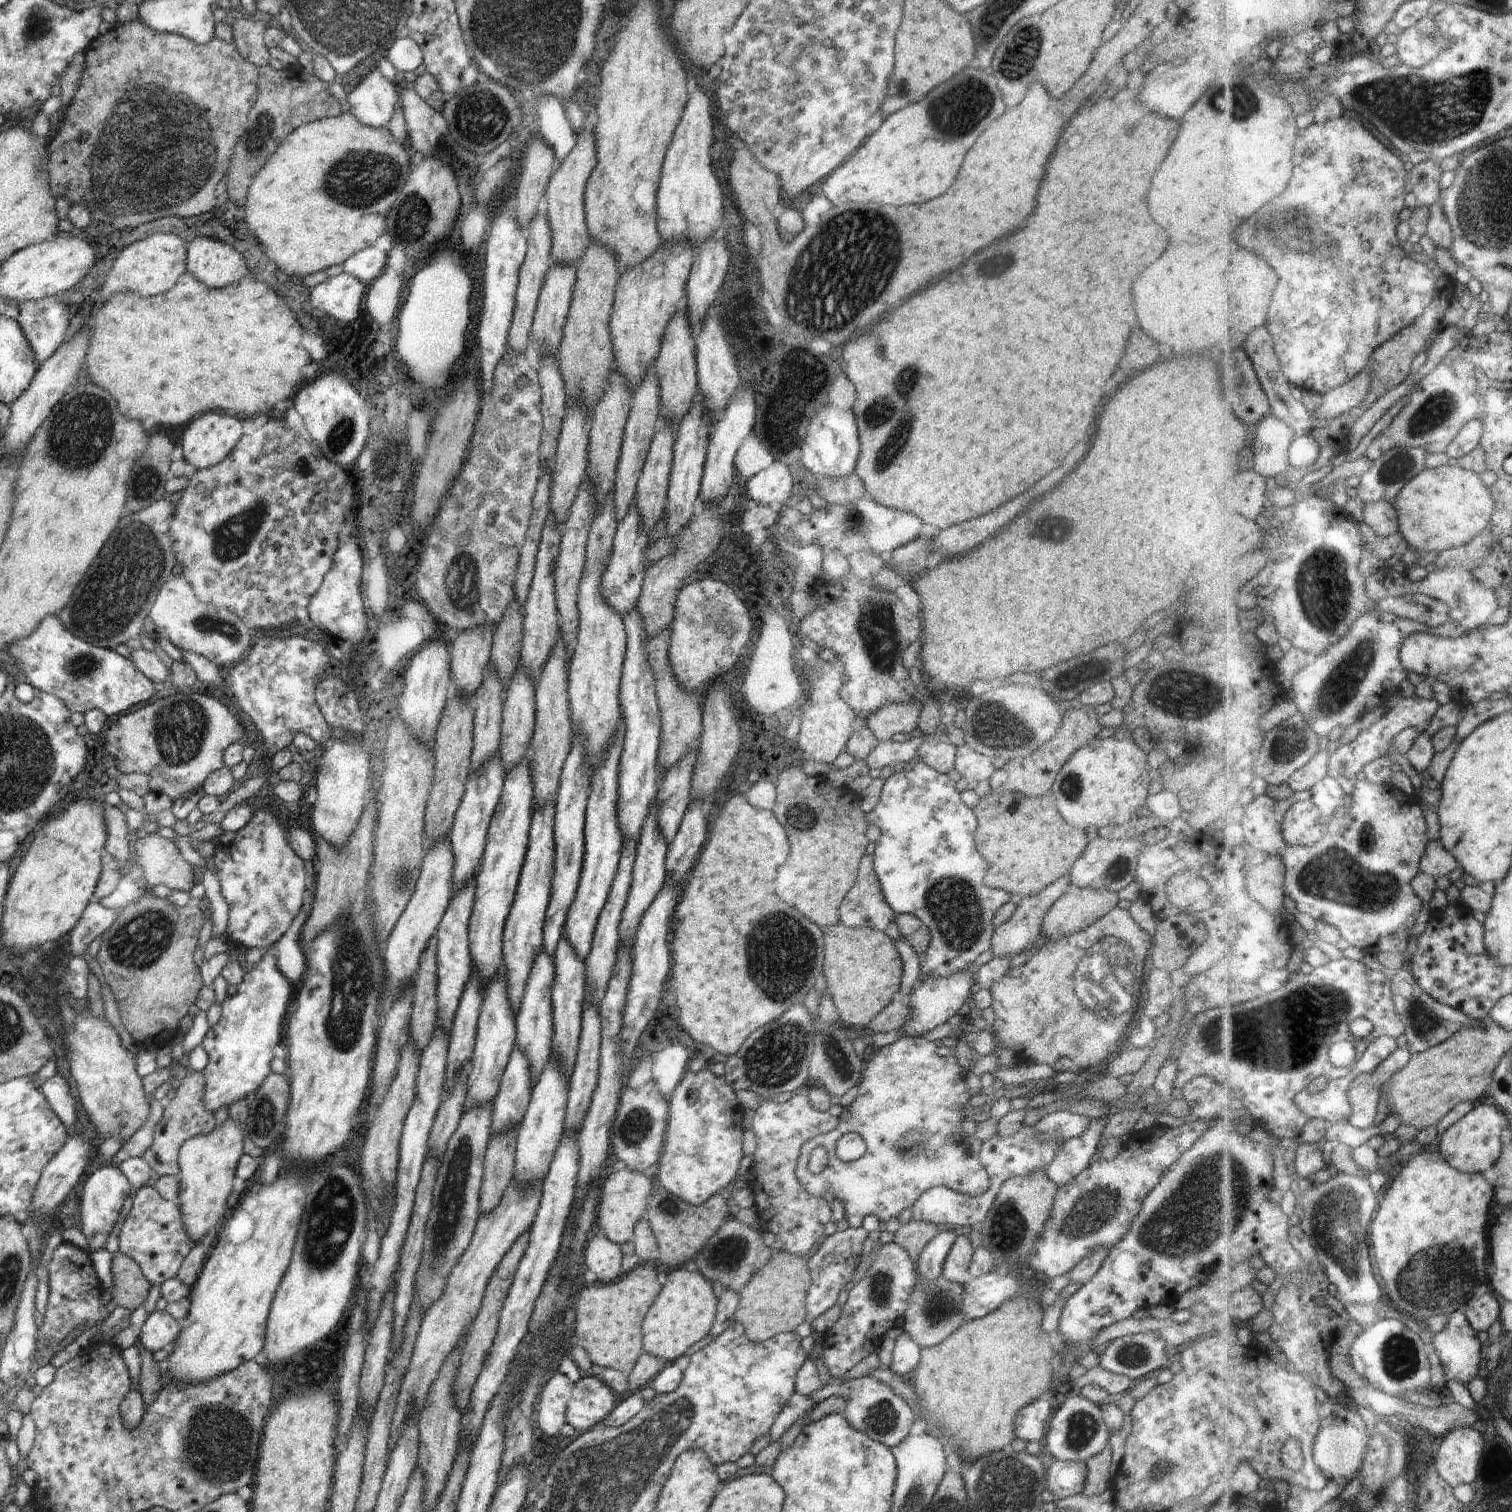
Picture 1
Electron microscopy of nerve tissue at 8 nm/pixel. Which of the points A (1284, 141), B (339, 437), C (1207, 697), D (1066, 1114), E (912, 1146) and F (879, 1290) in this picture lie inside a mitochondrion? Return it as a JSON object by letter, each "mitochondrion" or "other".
{"A":"other","B":"mitochondrion","C":"mitochondrion","D":"other","E":"mitochondrion","F":"mitochondrion"}

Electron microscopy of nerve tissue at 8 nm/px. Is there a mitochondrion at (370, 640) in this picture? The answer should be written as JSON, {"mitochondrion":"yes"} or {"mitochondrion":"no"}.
{"mitochondrion":"no"}

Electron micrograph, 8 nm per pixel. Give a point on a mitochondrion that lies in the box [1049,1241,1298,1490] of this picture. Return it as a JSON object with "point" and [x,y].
{"point":[1082,1426]}

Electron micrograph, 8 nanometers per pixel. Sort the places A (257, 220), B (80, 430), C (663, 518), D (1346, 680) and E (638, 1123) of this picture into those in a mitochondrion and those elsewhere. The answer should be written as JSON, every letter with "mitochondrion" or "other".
{"A":"other","B":"mitochondrion","C":"other","D":"mitochondrion","E":"mitochondrion"}

